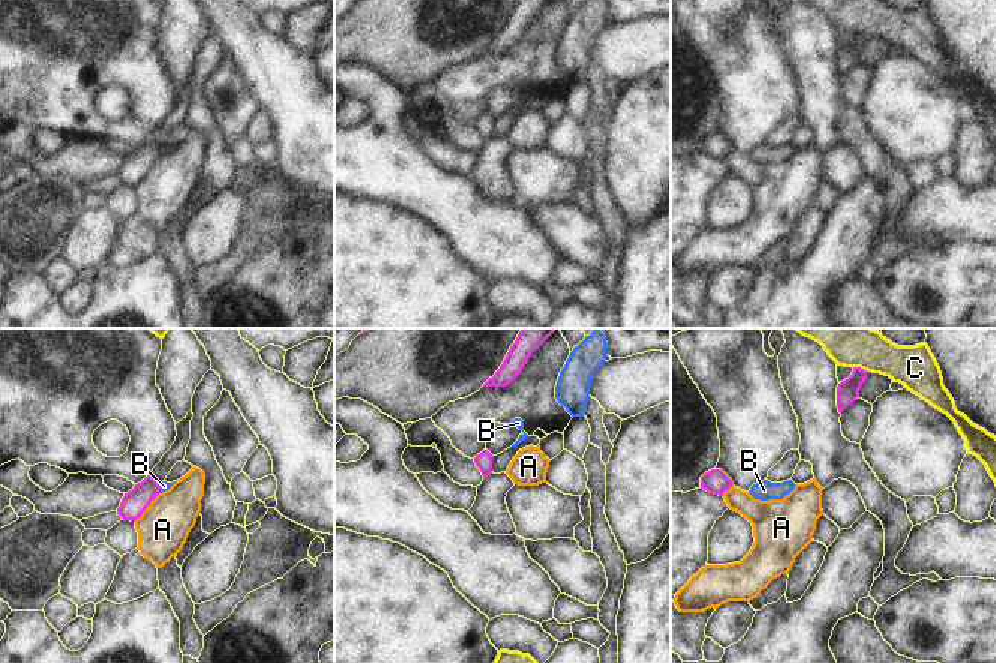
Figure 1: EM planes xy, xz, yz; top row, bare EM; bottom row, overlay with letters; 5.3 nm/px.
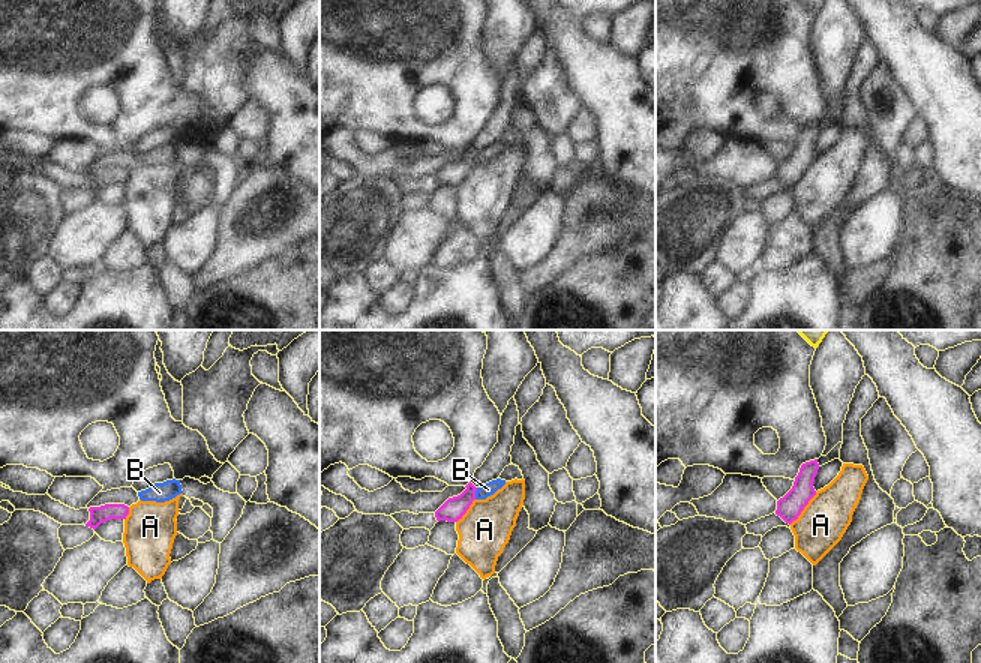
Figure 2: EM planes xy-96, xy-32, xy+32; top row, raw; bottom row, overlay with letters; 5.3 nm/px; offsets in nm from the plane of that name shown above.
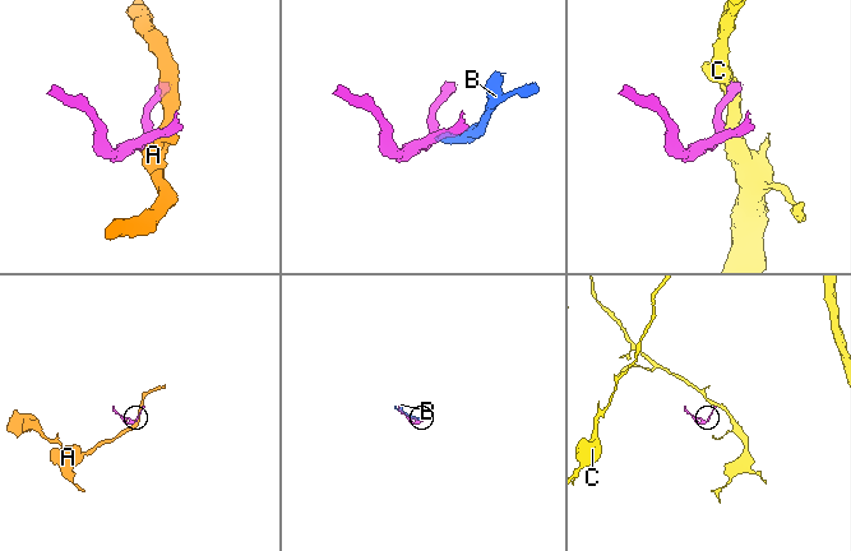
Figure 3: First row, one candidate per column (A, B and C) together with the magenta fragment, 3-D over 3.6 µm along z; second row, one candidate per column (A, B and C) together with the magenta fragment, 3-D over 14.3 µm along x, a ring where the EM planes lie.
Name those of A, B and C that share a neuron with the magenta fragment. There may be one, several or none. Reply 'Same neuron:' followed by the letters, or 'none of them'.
Same neuron: none of them

